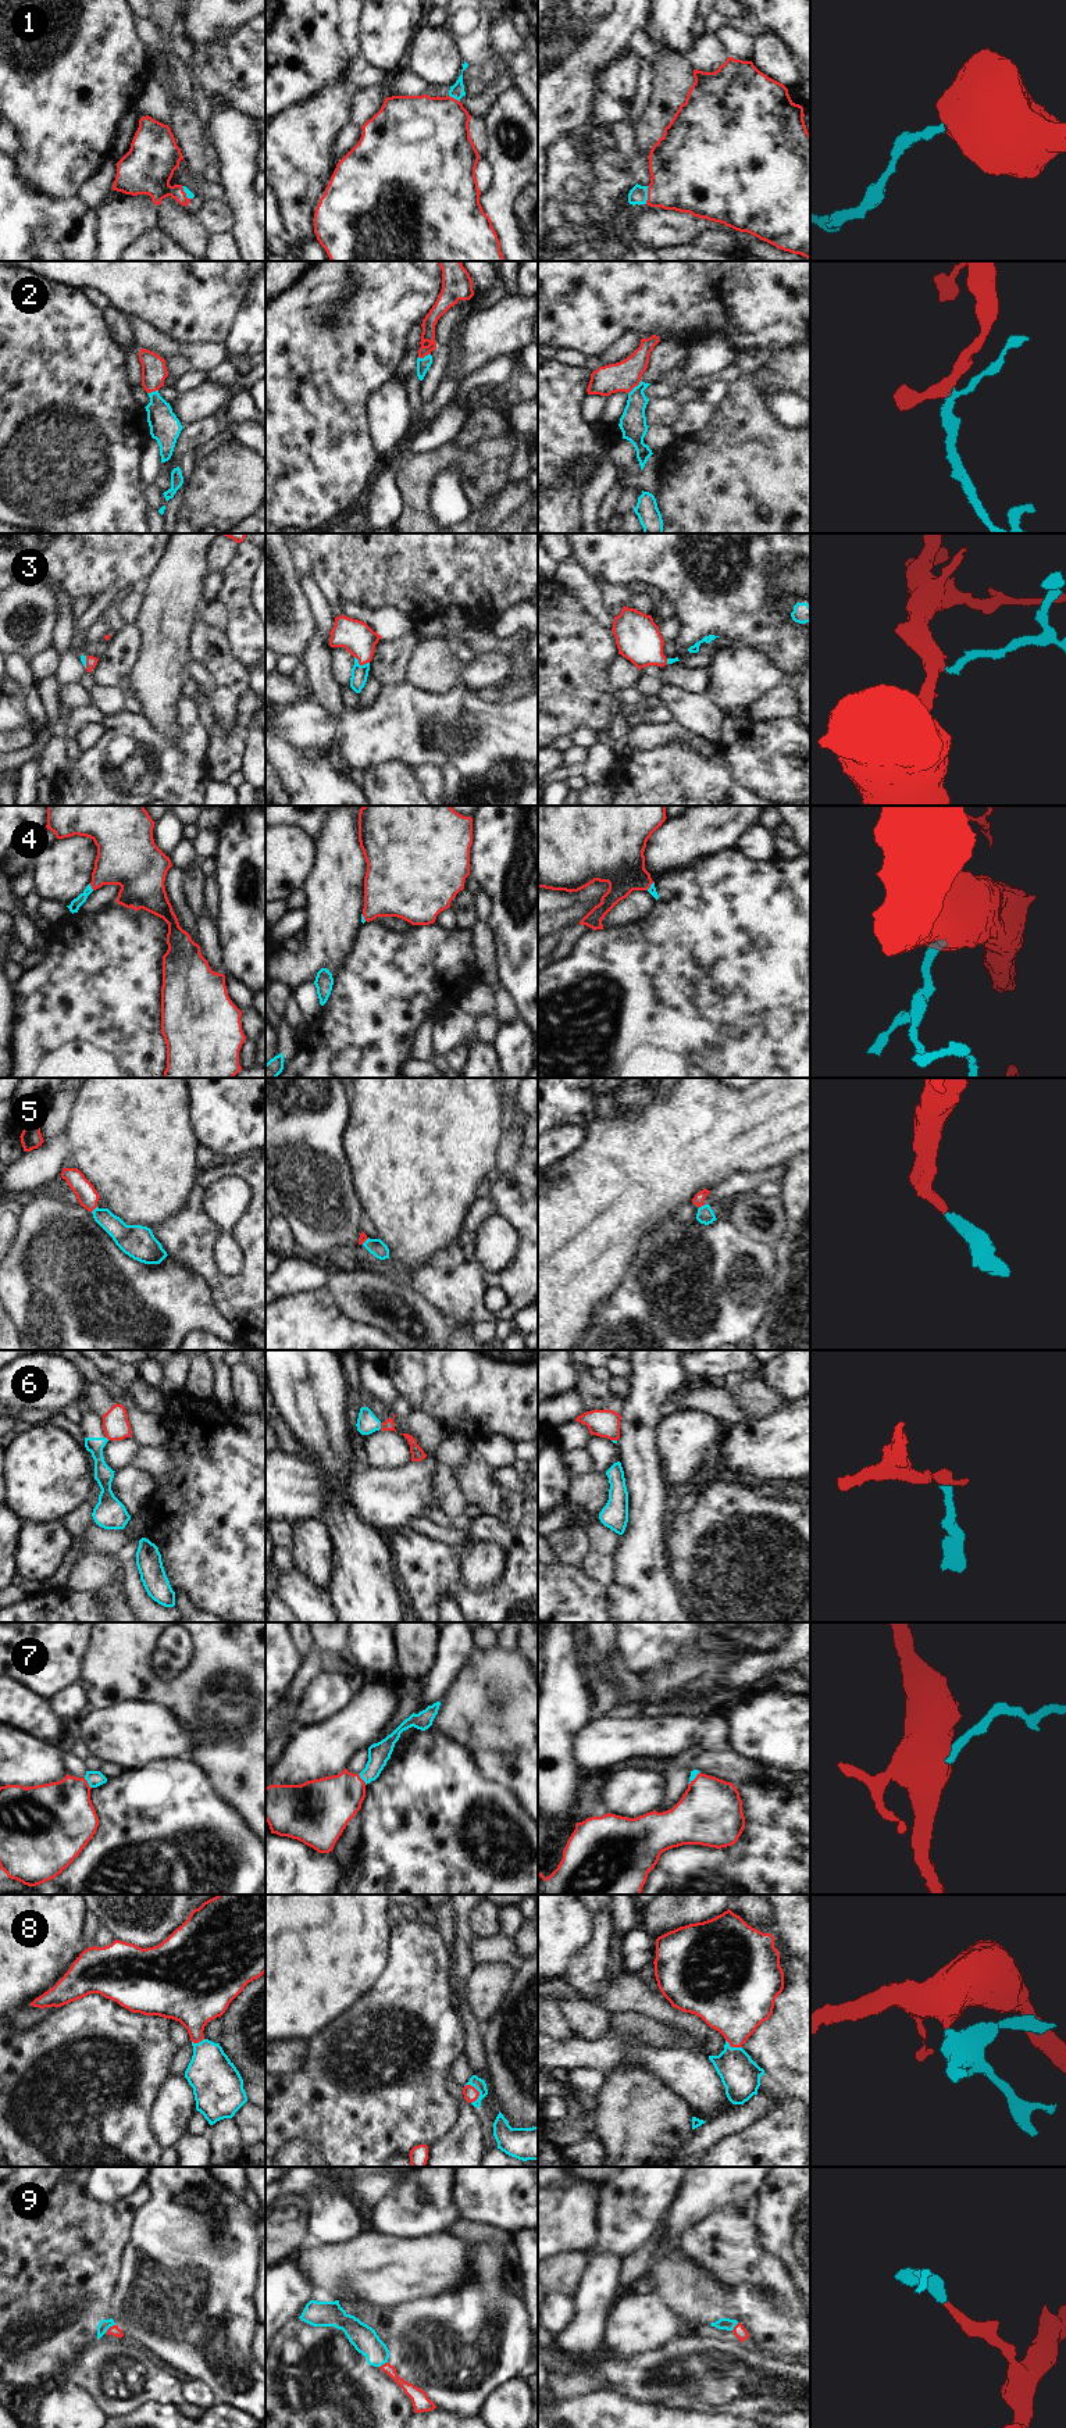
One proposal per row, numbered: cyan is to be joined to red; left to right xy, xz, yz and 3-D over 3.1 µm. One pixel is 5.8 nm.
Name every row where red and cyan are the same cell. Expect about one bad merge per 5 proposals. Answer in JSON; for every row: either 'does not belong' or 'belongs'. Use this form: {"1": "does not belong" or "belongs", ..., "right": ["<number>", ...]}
{"1": "belongs", "2": "belongs", "3": "belongs", "4": "belongs", "5": "belongs", "6": "does not belong", "7": "belongs", "8": "belongs", "9": "belongs", "right": ["1", "2", "3", "4", "5", "7", "8", "9"]}

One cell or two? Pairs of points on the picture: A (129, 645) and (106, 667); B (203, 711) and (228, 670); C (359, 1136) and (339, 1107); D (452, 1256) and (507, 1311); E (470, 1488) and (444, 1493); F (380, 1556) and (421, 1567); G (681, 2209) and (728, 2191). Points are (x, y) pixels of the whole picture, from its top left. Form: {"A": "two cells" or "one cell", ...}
{"A": "one cell", "B": "two cells", "C": "two cells", "D": "one cell", "E": "two cells", "F": "two cells", "G": "one cell"}

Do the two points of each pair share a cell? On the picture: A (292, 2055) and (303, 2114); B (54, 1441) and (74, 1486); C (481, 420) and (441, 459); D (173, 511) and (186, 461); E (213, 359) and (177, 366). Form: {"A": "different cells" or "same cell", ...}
{"A": "different cells", "B": "same cell", "C": "different cells", "D": "same cell", "E": "different cells"}

